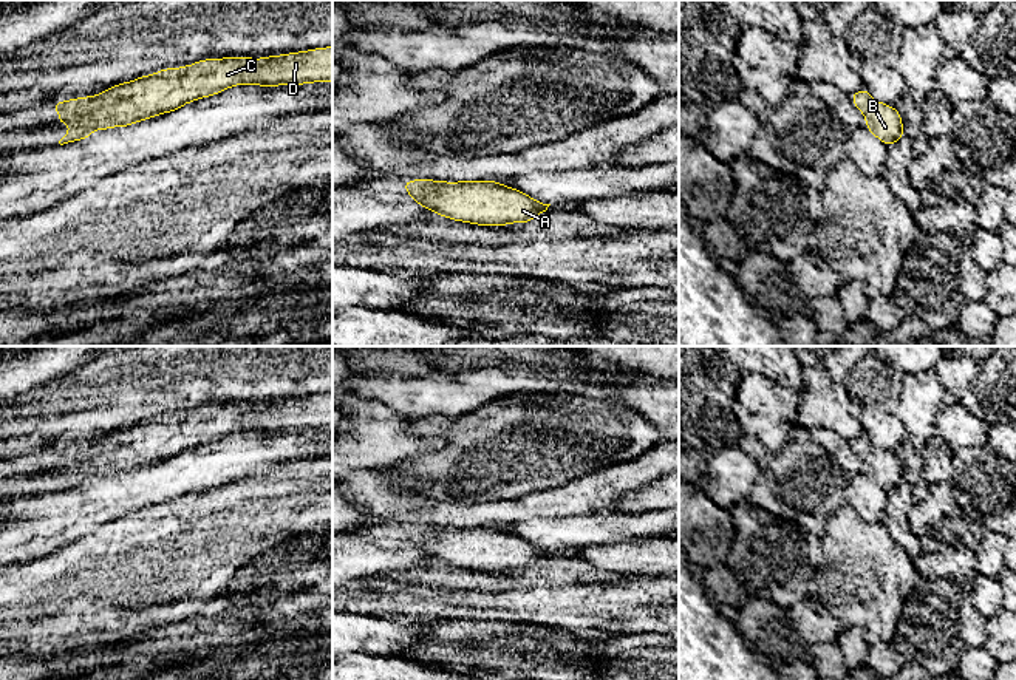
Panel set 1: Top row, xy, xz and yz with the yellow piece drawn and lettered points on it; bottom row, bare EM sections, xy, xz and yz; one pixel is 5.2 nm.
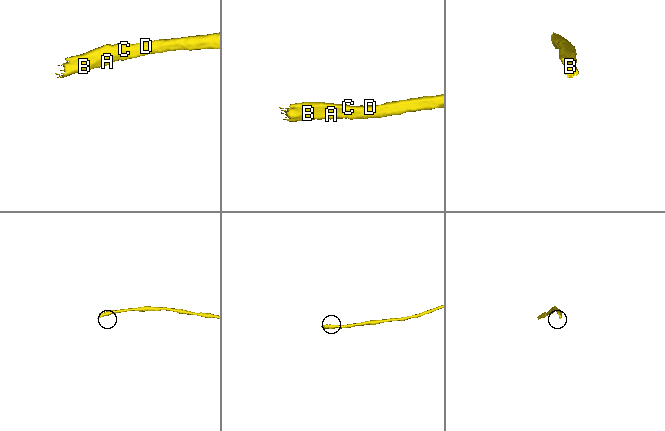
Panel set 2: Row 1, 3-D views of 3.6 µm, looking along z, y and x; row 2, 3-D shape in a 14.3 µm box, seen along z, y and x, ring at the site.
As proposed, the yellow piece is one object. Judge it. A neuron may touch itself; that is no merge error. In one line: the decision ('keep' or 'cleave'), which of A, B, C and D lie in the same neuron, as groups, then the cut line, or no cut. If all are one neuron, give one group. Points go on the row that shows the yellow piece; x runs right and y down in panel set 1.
keep; groups A B C D; cut none

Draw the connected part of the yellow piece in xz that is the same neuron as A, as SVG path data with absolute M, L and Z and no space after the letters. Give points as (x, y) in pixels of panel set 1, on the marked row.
M424 178L405 181L402 187L411 199L441 216L486 227L530 223L551 206L498 181L447 182Z

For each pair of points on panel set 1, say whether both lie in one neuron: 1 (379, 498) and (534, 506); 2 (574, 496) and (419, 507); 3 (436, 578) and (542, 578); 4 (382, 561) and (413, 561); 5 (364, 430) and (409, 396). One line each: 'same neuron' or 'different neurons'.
1: same neuron
2: same neuron
3: same neuron
4: same neuron
5: different neurons

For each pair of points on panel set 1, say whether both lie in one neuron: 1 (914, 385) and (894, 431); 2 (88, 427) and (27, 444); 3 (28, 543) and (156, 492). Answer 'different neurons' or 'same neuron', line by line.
1: different neurons
2: same neuron
3: same neuron

